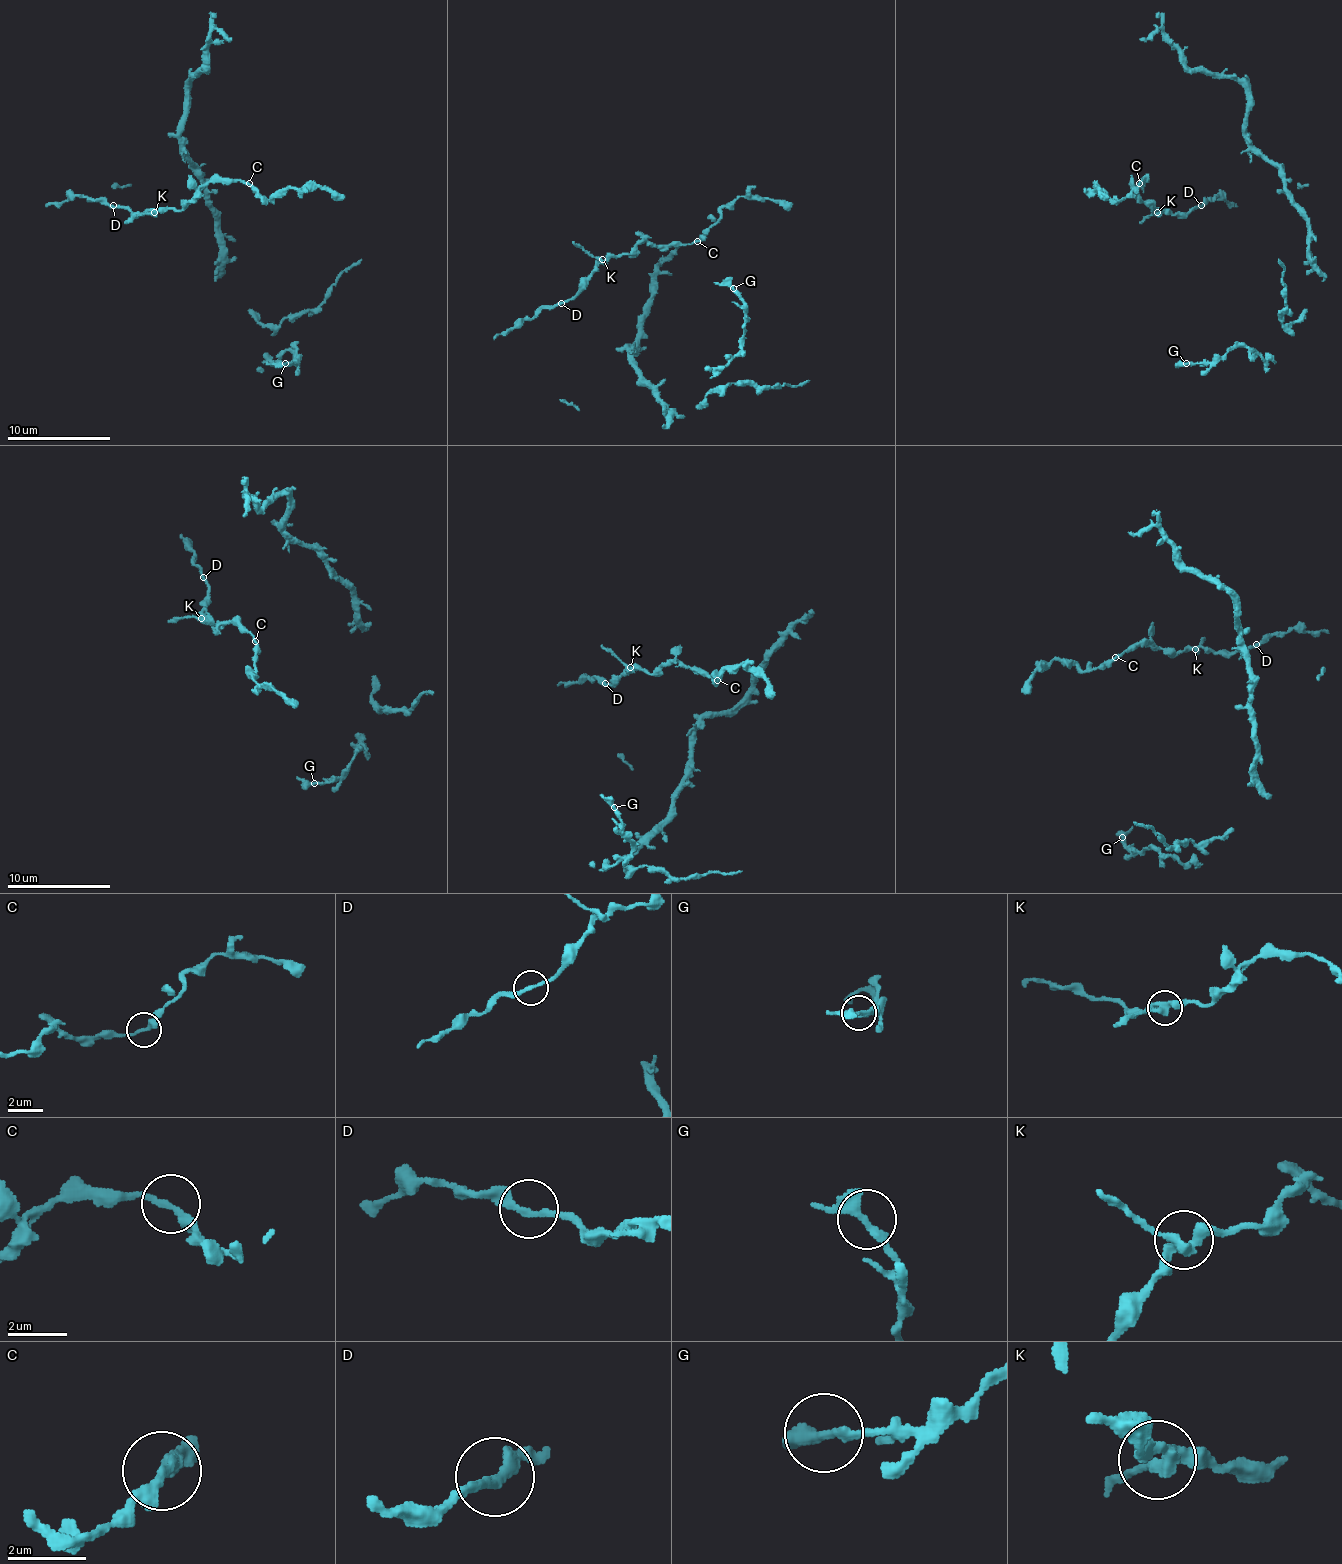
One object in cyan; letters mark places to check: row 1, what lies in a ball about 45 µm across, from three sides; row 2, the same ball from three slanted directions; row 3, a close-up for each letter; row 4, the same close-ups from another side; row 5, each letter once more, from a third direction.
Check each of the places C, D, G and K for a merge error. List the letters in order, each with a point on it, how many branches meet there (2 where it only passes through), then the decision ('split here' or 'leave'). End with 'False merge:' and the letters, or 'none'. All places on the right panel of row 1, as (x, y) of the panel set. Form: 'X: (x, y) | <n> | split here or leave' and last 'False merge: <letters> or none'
C: (1139, 183) | 3 | leave
D: (1201, 205) | 2 | leave
G: (1186, 363) | 3 | leave
K: (1157, 212) | 3 | leave
False merge: none

